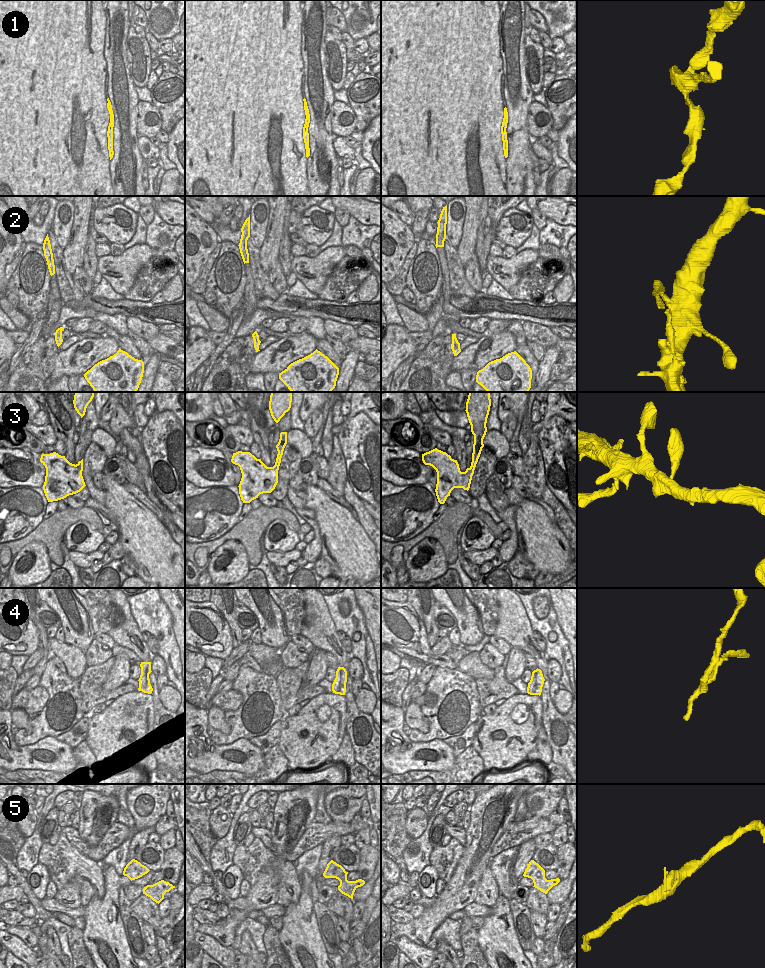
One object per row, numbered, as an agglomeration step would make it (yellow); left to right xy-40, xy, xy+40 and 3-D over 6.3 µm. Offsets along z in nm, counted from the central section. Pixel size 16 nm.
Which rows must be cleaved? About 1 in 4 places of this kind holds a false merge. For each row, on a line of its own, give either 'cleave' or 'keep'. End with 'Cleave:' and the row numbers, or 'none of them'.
1: keep
2: cleave
3: keep
4: keep
5: keep
Cleave: 2

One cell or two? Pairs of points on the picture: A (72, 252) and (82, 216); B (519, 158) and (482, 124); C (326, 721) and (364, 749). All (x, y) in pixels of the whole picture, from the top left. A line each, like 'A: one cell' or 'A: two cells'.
A: one cell
B: two cells
C: two cells

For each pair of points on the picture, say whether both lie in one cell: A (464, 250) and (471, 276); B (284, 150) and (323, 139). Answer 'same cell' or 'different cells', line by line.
A: different cells
B: different cells

